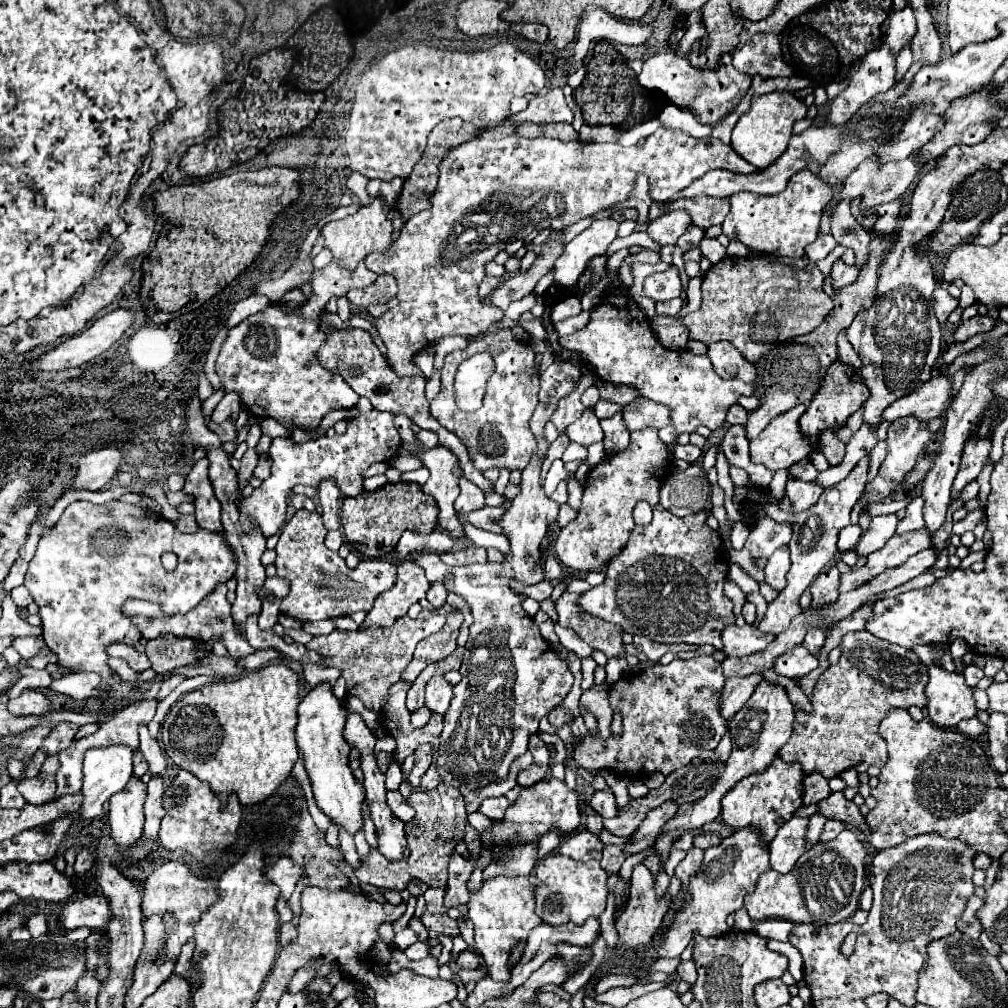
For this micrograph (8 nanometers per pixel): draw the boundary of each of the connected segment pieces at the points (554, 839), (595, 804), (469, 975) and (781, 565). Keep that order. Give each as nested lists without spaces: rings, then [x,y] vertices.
[[[557,829],[548,831],[538,842],[538,859],[545,858],[548,853],[554,851],[564,839],[564,836]]]
[[[610,788],[602,790],[602,792],[594,792],[590,806],[602,816],[602,818],[614,818],[618,814],[618,806],[616,806],[616,798],[612,794]]]
[[[452,961],[449,966],[455,974],[458,972],[458,976],[464,984],[468,983],[469,981],[478,982],[484,978],[484,976],[486,976],[486,970],[484,970],[484,968],[466,970],[464,968],[459,968],[456,964],[456,961]]]
[[[788,548],[784,550],[776,550],[776,554],[772,554],[772,558],[768,558],[768,564],[764,566],[766,572],[766,582],[776,588],[782,590],[786,586],[786,572],[790,568],[790,554]]]

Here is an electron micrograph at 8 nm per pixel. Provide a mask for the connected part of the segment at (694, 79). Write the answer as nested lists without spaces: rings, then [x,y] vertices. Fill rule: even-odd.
[[[656,54],[644,62],[644,68],[638,76],[638,84],[646,90],[660,90],[674,106],[682,110],[690,110],[698,122],[702,124],[716,124],[722,120],[728,112],[736,110],[740,100],[750,88],[752,78],[748,74],[740,74],[732,66],[732,56],[724,54],[720,60],[718,70],[698,70],[690,66],[686,58],[680,58],[676,54]]]

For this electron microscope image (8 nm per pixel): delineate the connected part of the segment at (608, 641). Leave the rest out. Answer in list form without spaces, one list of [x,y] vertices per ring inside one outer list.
[[[562,592],[562,596],[556,602],[558,610],[558,622],[564,628],[572,628],[578,638],[588,642],[592,648],[606,654],[606,658],[626,658],[622,634],[624,630],[616,624],[604,622],[600,618],[592,618],[592,614],[580,610],[576,606],[578,594]]]

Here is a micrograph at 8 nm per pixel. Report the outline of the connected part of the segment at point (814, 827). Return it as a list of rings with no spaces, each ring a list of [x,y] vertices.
[[[814,814],[814,816],[810,816],[810,824],[808,824],[808,848],[812,846],[812,844],[816,844],[818,842],[818,836],[822,834],[822,826],[824,826],[824,822],[826,822],[826,818],[822,816],[822,814]]]

